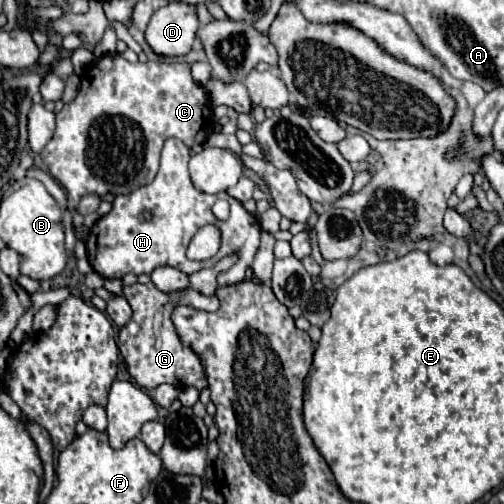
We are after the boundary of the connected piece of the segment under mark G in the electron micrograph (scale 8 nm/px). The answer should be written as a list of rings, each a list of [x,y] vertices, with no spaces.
[[[152,282],[126,286],[122,292],[124,292],[128,304],[132,306],[134,314],[132,314],[130,322],[118,334],[118,348],[126,360],[130,376],[138,382],[138,386],[142,386],[148,392],[160,384],[172,384],[176,388],[194,386],[198,390],[204,390],[208,386],[206,376],[204,376],[204,366],[202,366],[200,358],[196,356],[196,352],[192,352],[192,348],[184,346],[180,336],[176,336],[176,328],[172,324],[172,310],[176,306],[184,304],[184,306],[190,306],[196,310],[214,312],[220,306],[218,298],[204,296],[192,288],[182,290],[182,292],[164,294]]]

